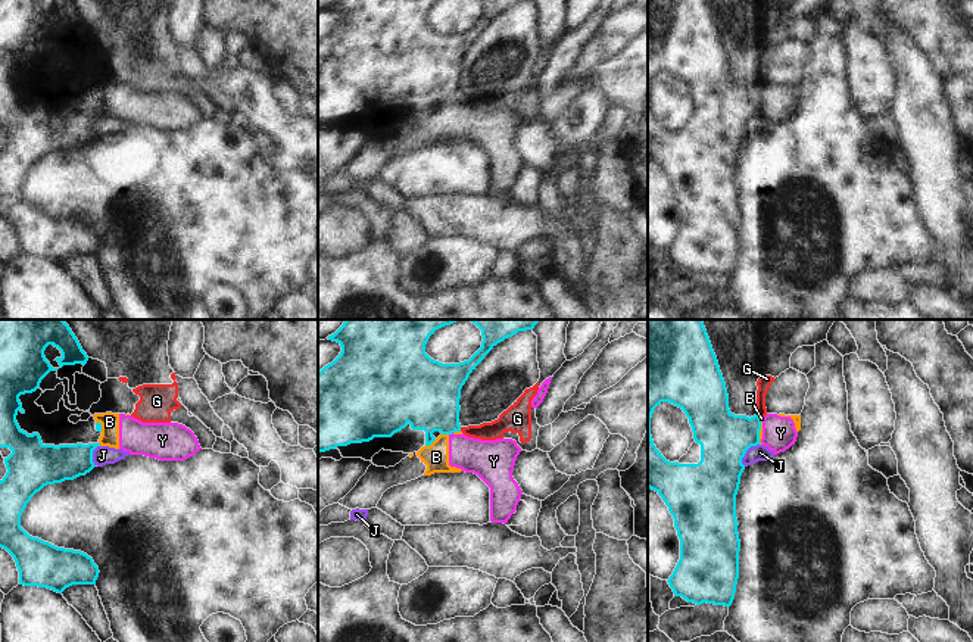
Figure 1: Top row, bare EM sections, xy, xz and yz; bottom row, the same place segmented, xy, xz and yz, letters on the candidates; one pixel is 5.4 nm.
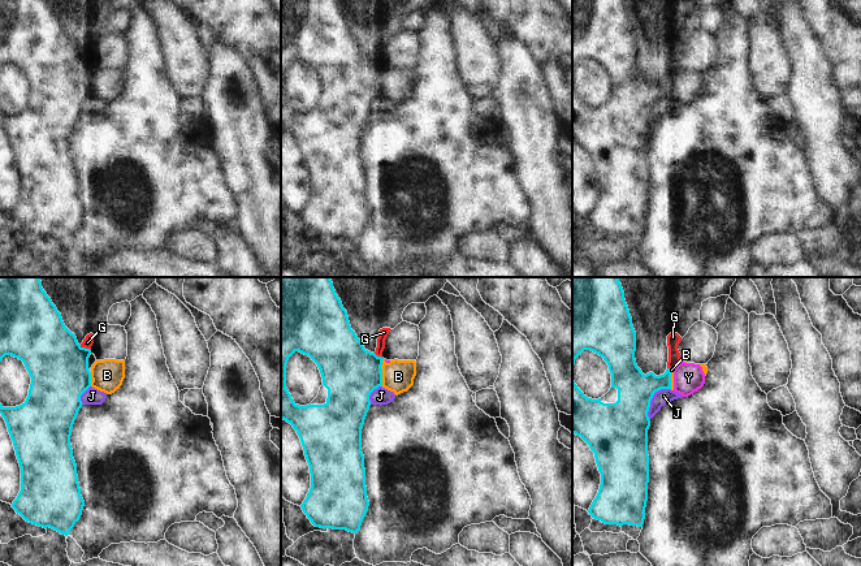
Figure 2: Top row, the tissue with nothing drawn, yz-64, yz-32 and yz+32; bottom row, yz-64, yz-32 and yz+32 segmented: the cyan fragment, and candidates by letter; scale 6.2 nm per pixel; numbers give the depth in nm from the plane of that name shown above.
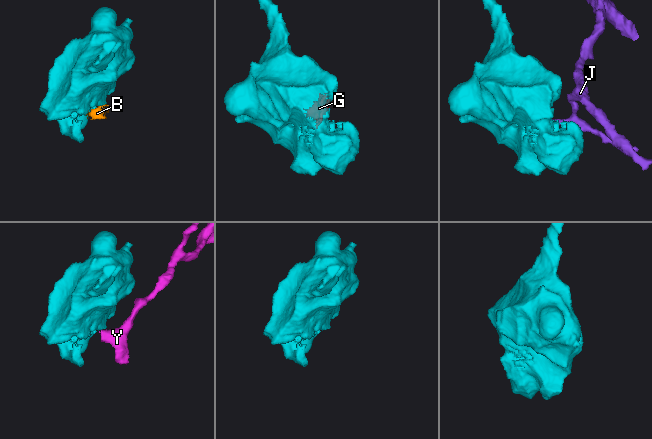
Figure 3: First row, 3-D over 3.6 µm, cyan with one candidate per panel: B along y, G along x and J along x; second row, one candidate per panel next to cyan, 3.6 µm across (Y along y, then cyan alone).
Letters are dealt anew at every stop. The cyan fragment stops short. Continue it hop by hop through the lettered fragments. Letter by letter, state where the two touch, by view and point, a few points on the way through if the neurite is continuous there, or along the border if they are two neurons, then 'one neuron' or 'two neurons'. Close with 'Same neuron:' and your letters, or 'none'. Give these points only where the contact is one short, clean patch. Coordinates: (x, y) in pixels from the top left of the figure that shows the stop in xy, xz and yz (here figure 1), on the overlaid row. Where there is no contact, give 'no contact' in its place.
B: meets cyan in xz at (430, 443); border along xz (436, 439), (426, 446); two neurons
G: meets cyan in yz at (757, 415); border along yz (755, 414), (761, 417); two neurons
J: meets cyan in yz at (745, 452); two neurons
Y: meets cyan in xz at (451, 433); border along xz (452, 432), (449, 435); two neurons
Same neuron: none

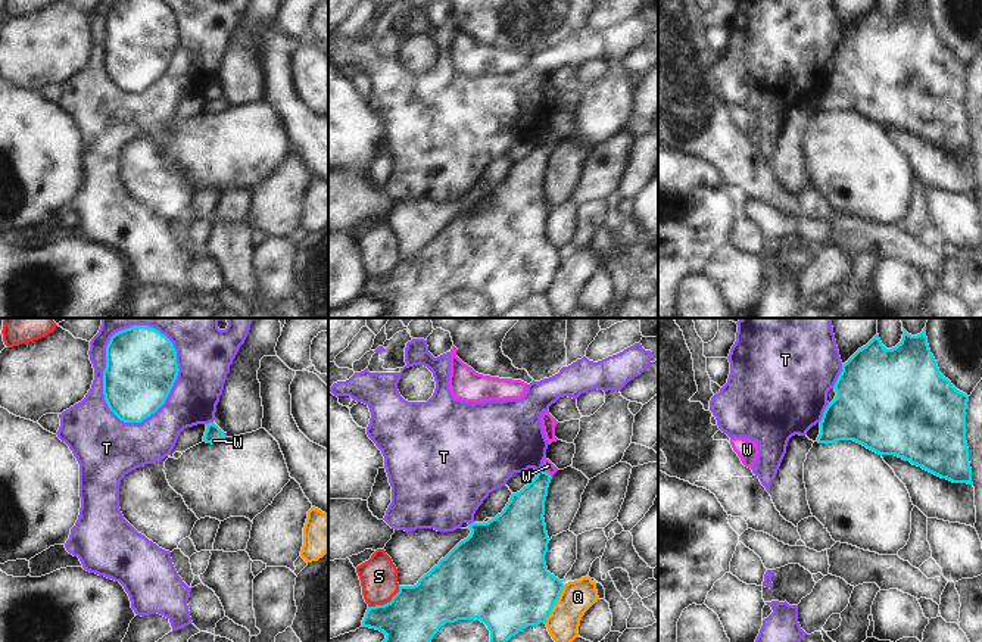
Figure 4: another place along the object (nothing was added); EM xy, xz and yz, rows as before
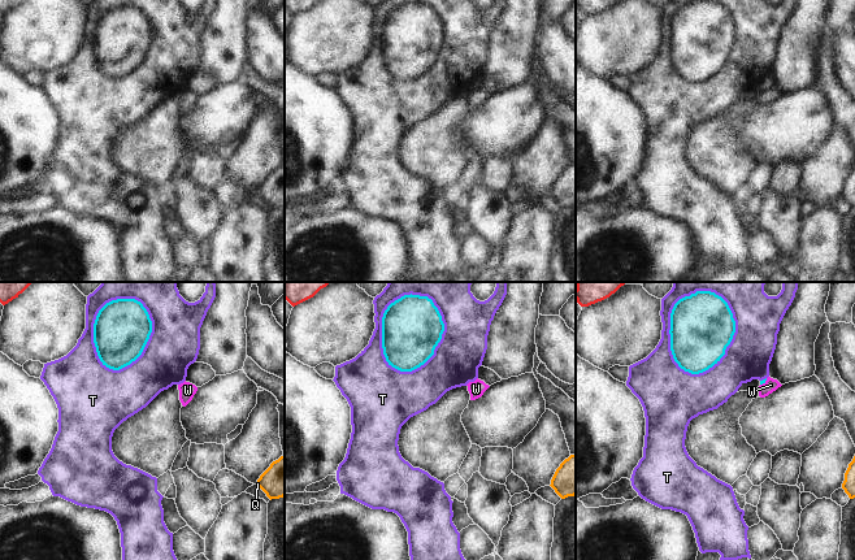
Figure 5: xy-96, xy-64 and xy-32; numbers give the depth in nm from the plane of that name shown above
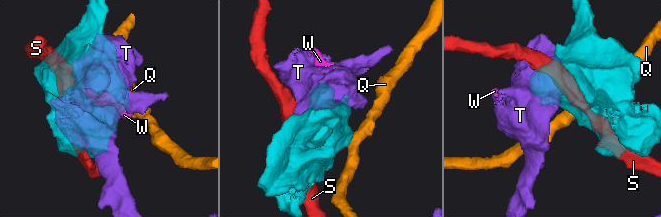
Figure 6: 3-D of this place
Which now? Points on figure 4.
Q: meets cyan in xz at (554, 604); border along xz (564, 585), (549, 616), (544, 622); two neurons
S: meets cyan in xz at (387, 602); two neurons
T: meets cyan in xy at (106, 362); two neurons
W: meets cyan in xz at (545, 471); runs through xz (524, 511), (545, 471), (548, 466); one neuron
Same neuron: W

